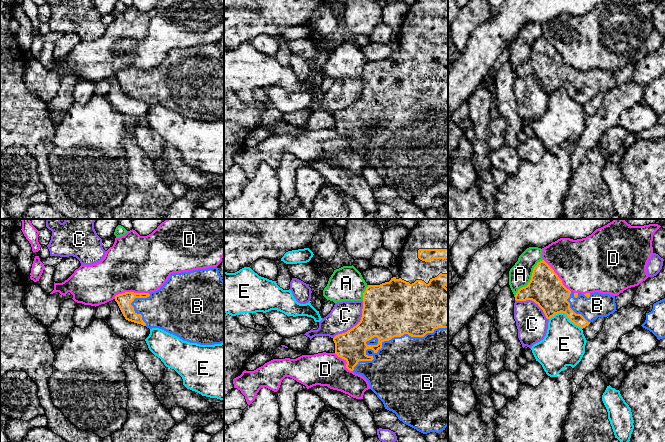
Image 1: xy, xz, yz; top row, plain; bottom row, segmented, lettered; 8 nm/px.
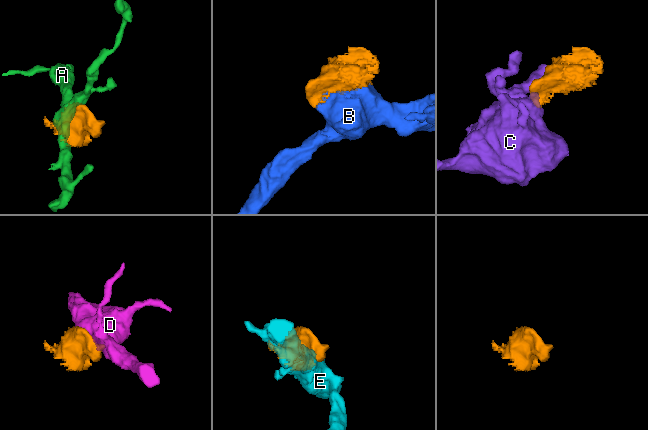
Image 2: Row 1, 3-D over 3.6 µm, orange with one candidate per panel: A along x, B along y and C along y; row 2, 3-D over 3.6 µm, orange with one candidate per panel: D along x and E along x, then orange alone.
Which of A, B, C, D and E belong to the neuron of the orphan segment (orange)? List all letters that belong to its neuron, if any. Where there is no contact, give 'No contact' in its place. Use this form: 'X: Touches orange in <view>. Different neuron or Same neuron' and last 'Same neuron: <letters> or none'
A: Touches orange in yz. Different neuron
B: Touches orange in xz. Same neuron
C: Touches orange in xz. Different neuron
D: Touches orange in xy. Different neuron
E: Touches orange in yz. Different neuron
Same neuron: B

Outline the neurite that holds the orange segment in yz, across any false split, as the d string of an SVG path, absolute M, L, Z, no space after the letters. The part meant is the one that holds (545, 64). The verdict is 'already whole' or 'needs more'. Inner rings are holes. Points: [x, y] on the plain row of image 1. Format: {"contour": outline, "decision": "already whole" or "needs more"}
{"contour": "M544 36L534 43L530 58L518 66L515 76L534 77L547 95L565 89L571 98L582 105L598 93L607 93L617 87L615 72L570 67Z", "decision": "needs more"}

